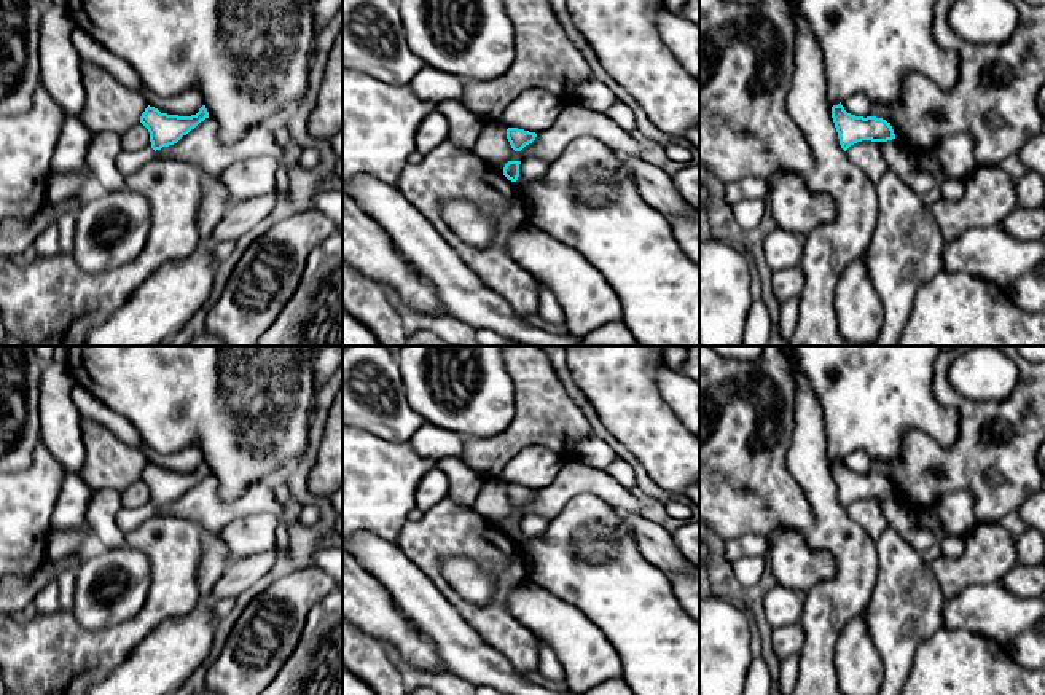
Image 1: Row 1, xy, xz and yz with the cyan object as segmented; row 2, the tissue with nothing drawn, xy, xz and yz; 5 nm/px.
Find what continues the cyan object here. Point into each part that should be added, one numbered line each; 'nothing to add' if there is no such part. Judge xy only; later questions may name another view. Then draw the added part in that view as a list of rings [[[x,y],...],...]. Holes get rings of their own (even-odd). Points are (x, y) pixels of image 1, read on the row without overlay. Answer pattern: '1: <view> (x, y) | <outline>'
1: xy (128, 520) | [[[151,504],[137,508],[123,507],[116,513],[116,526],[123,534],[129,534],[134,529],[137,529],[142,523],[151,520],[153,516],[155,516],[155,507]]]

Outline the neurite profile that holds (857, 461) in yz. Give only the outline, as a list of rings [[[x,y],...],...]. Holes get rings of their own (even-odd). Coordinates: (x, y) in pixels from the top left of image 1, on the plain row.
[[[855,450],[841,456],[844,467],[855,473],[871,473],[871,457],[863,450]]]

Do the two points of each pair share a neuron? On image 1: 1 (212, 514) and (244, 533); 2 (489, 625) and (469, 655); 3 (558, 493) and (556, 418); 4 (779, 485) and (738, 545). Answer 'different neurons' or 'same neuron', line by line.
1: different neurons
2: different neurons
3: different neurons
4: different neurons

